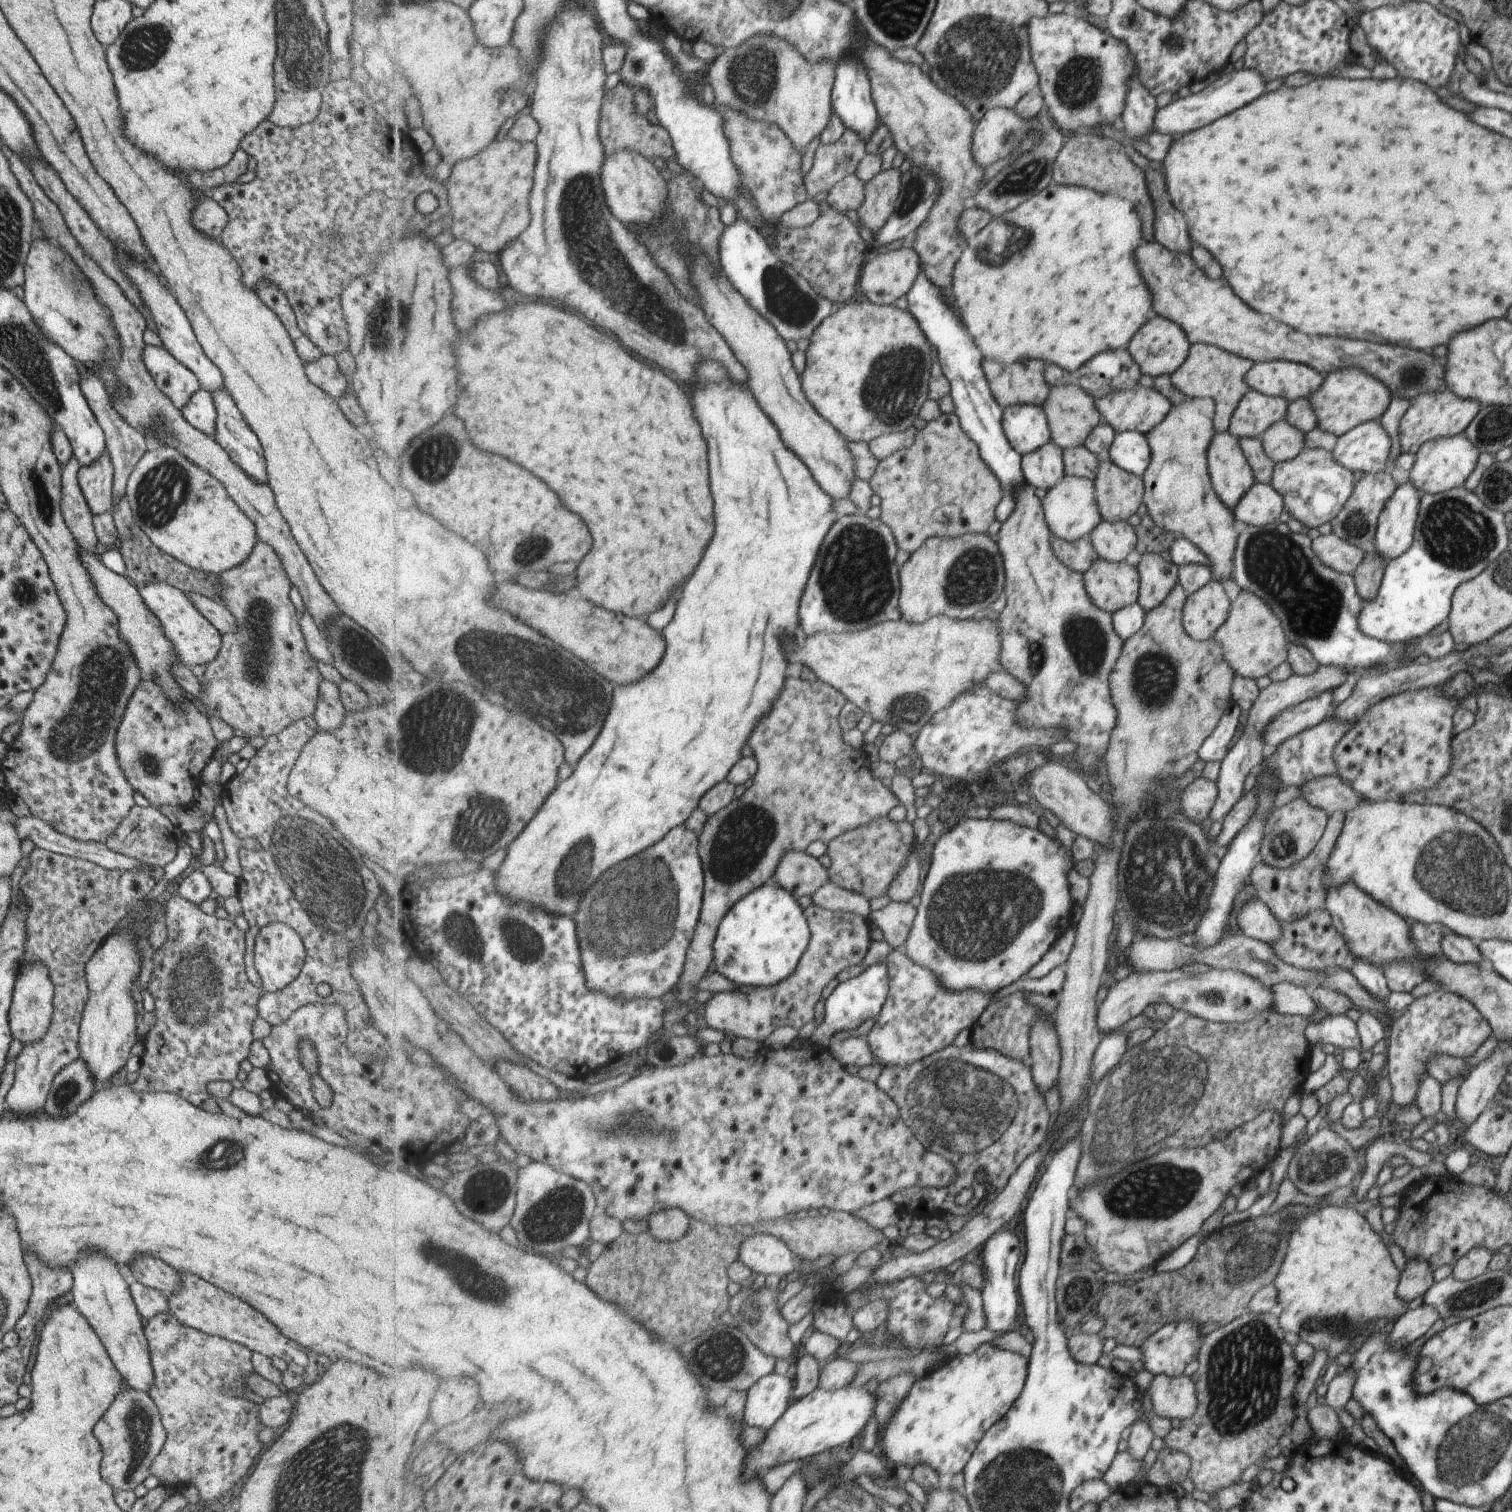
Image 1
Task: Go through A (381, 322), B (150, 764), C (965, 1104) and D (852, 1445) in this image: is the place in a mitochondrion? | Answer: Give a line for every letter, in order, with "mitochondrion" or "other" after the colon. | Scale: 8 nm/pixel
A: mitochondrion
B: mitochondrion
C: mitochondrion
D: other

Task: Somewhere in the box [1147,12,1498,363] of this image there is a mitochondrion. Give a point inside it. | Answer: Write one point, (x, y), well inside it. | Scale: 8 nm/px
(1171, 41)

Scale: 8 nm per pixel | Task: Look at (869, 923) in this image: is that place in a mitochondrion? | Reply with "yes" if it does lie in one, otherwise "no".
no

